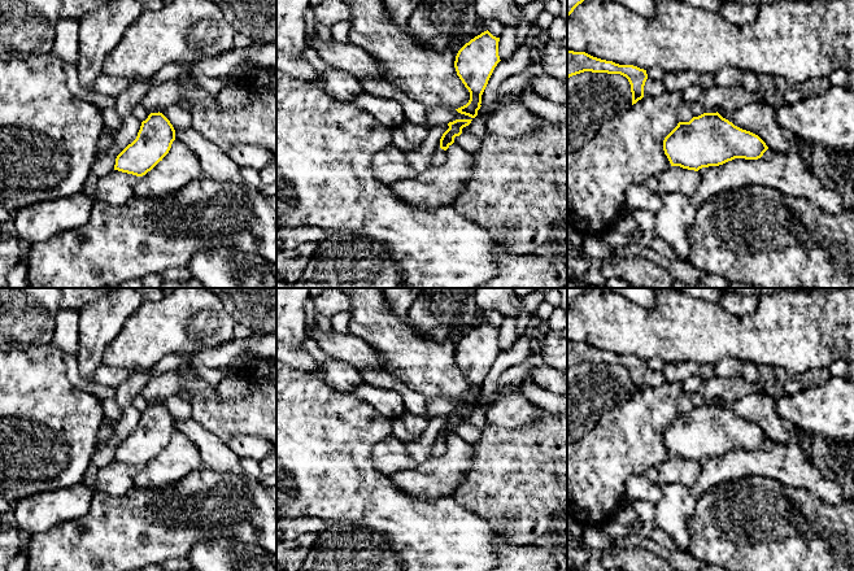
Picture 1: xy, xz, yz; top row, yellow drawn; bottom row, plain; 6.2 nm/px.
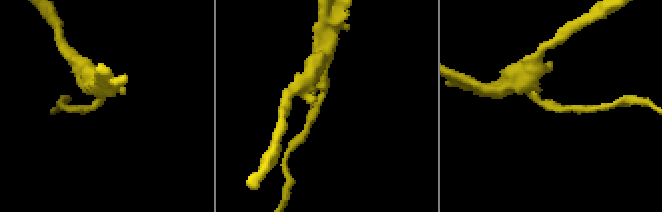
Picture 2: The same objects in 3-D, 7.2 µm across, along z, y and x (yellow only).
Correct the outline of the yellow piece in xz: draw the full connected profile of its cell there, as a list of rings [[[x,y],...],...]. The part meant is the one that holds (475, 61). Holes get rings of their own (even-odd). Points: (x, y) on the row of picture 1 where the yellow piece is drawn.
[[[488,30],[466,43],[457,53],[454,67],[457,75],[470,92],[466,105],[456,109],[458,113],[475,118],[482,104],[482,95],[488,80],[501,61],[498,56],[500,38]]]

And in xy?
[[[151,113],[141,122],[136,139],[116,158],[114,170],[143,176],[169,153],[175,130],[162,113]]]

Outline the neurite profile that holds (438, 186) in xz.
[[[456,143],[449,145],[445,153],[443,165],[431,166],[411,179],[389,184],[389,188],[410,205],[453,205],[471,176],[472,154]]]

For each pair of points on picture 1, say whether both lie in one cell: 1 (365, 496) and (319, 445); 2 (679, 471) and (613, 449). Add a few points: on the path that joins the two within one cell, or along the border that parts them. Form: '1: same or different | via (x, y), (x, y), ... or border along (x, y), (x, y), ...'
1: same | via (353, 483), (329, 458)
2: different | border along (671, 457), (657, 467)

